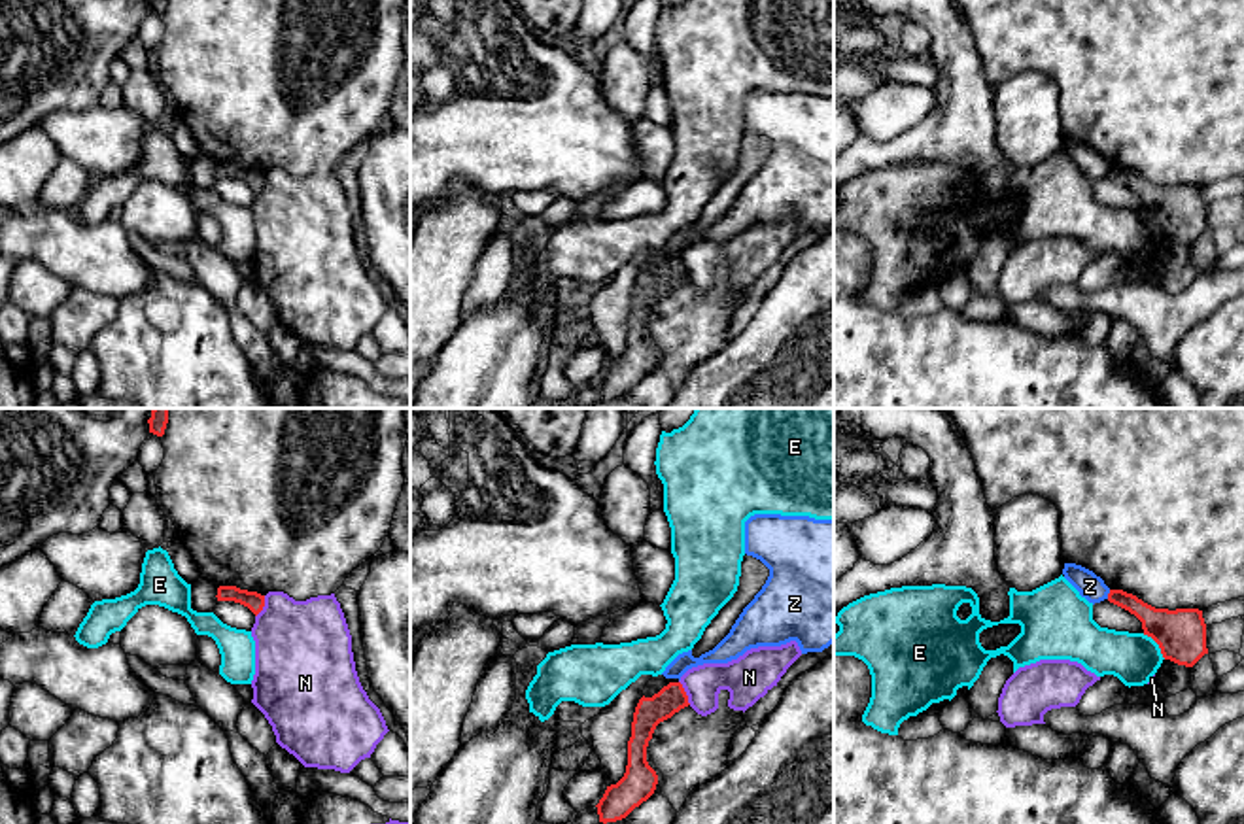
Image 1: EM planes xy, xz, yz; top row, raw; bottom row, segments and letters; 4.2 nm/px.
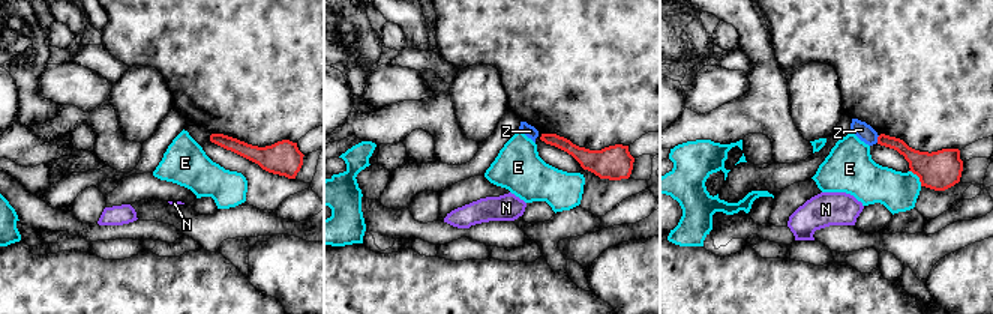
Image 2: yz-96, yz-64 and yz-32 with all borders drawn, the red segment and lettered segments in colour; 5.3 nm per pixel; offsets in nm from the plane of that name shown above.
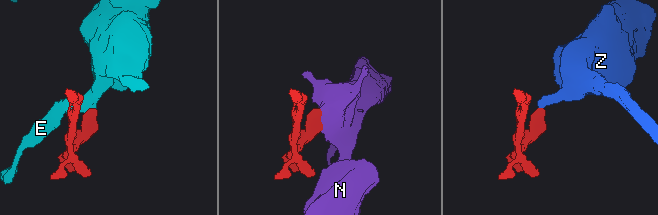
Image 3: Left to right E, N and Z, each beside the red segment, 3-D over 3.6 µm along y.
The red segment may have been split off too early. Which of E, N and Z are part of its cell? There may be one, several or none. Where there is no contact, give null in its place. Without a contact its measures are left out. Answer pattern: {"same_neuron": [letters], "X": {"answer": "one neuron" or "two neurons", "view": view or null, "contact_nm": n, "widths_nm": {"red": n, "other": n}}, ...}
{"same_neuron": [], "E": {"answer": "two neurons", "view": "yz", "contact_nm": 150, "widths_nm": {"red": 220, "other": 220}}, "N": {"answer": "two neurons", "view": "xz", "contact_nm": 120, "widths_nm": {"red": 120, "other": 170}}, "Z": {"answer": "two neurons", "view": "yz", "contact_nm": 40, "widths_nm": {"red": 130, "other": 110}}}

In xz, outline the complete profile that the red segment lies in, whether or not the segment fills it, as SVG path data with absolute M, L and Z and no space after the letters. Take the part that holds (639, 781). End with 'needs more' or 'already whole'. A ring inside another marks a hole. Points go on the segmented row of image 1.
M669 682L652 697L641 697L631 722L628 741L628 765L624 777L607 786L599 799L599 822L616 822L626 818L635 807L647 801L658 784L656 771L647 762L647 747L656 726L688 707L688 695L681 682Z | already whole

